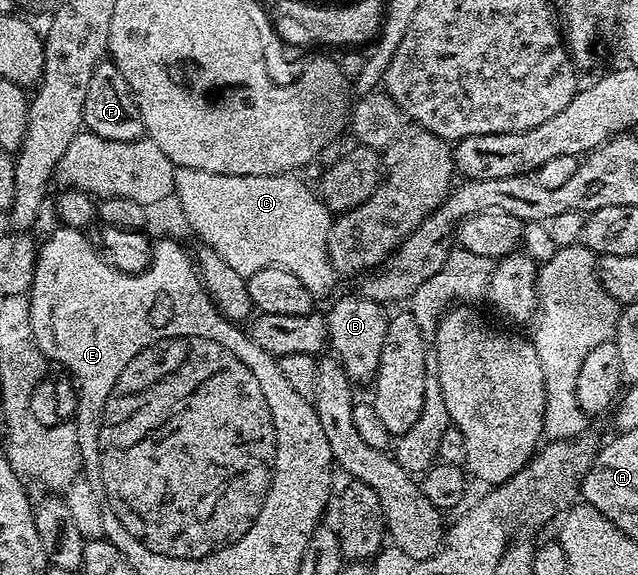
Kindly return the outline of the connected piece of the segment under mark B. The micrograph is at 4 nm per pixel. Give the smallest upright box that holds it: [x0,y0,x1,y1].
[326,293,389,380]

